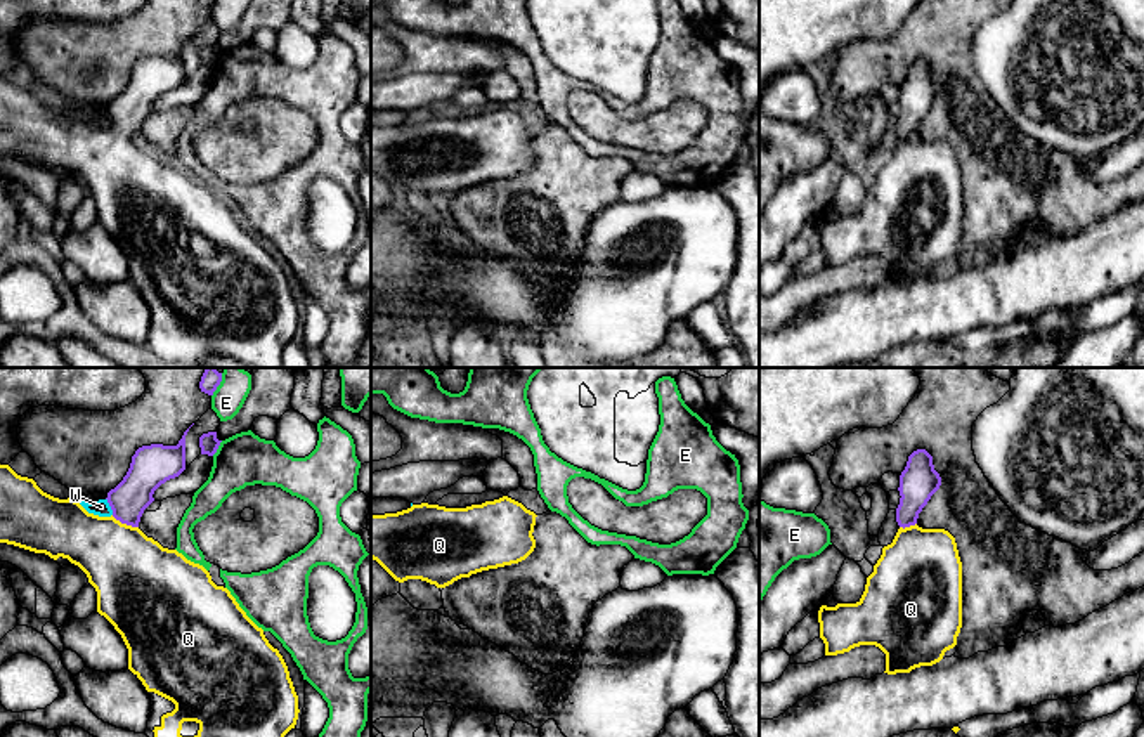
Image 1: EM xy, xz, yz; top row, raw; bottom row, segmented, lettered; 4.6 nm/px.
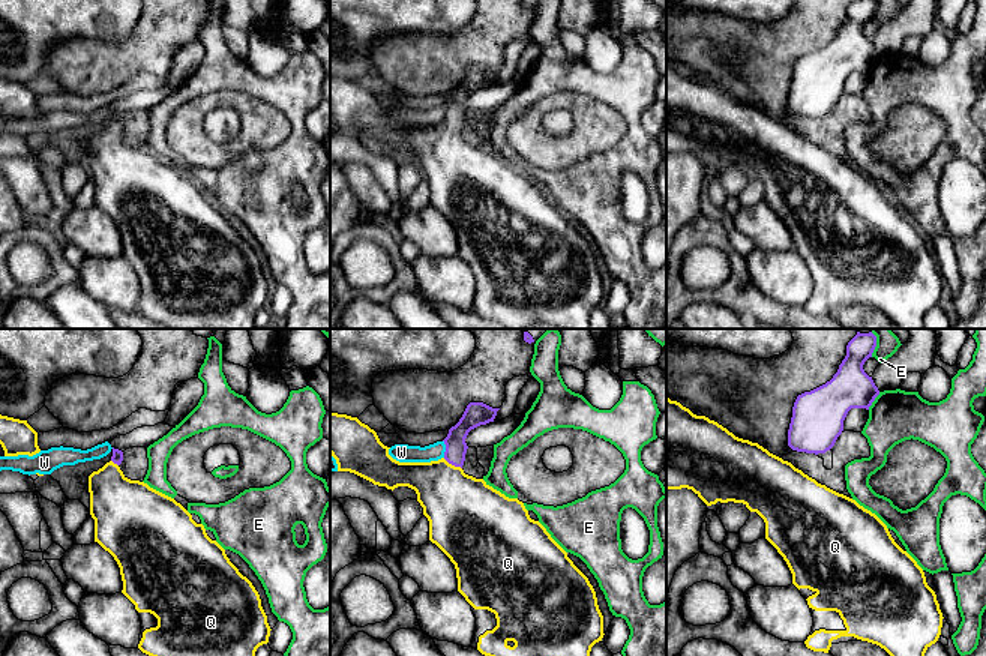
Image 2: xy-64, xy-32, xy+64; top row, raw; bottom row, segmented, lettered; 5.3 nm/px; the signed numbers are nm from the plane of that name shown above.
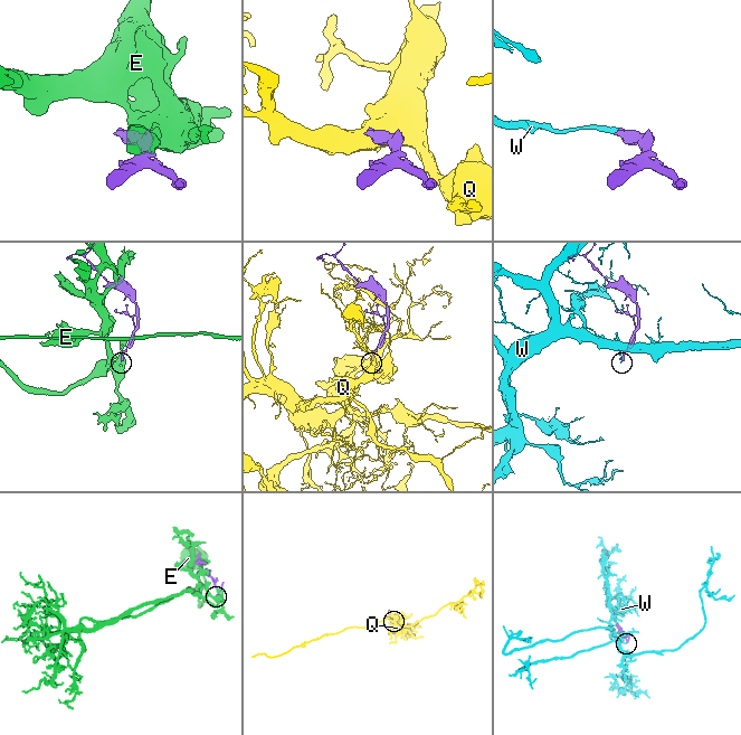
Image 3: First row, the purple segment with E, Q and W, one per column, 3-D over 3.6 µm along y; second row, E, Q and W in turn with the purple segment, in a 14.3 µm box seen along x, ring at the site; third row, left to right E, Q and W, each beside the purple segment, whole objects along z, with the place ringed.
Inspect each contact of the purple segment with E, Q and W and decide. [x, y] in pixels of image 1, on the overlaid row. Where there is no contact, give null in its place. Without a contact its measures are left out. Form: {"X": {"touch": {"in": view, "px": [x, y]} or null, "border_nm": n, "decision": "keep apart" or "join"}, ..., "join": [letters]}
{"E": {"touch": {"in": "xy", "px": [217, 448]}, "border_nm": 90, "decision": "keep apart"}, "Q": {"touch": {"in": "xy", "px": [125, 522]}, "border_nm": 140, "decision": "join"}, "W": {"touch": {"in": "xy", "px": [110, 505]}, "border_nm": 90, "decision": "keep apart"}, "join": ["Q"]}

